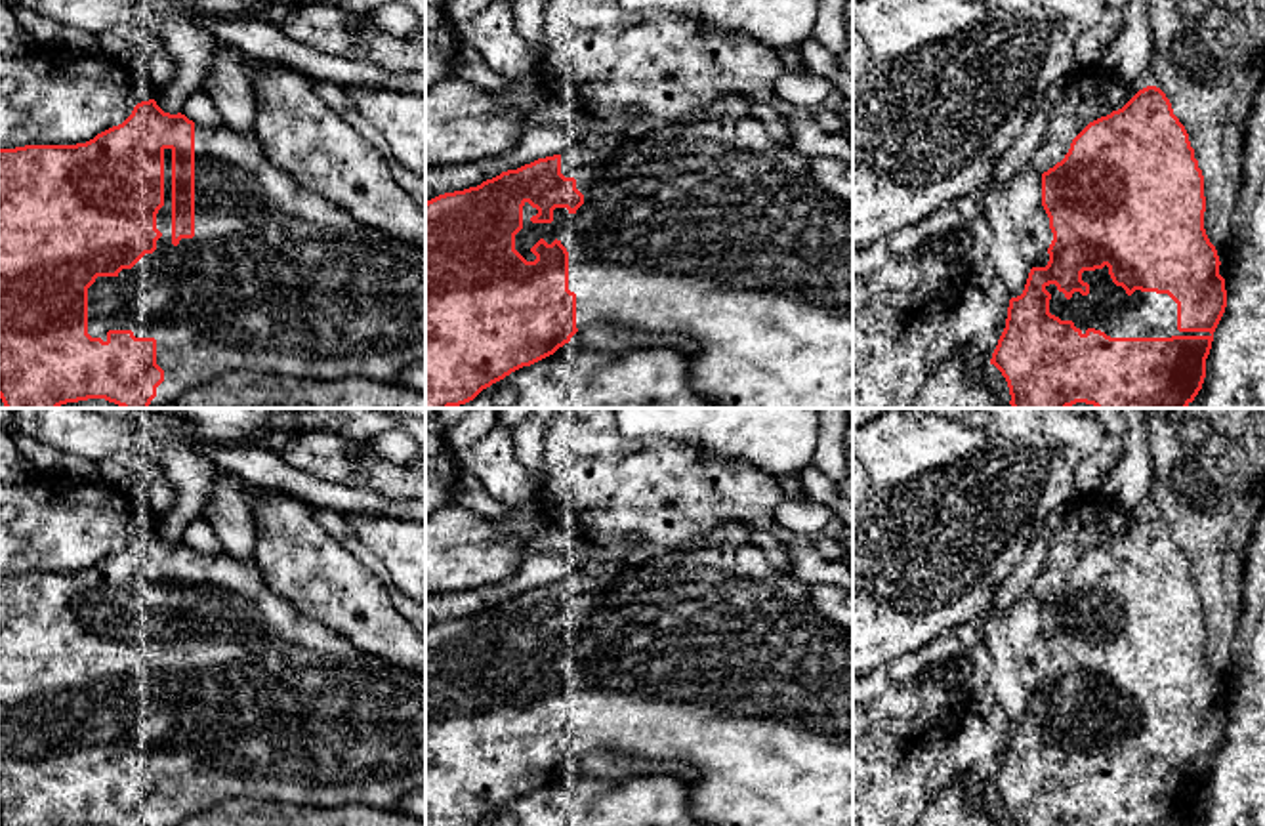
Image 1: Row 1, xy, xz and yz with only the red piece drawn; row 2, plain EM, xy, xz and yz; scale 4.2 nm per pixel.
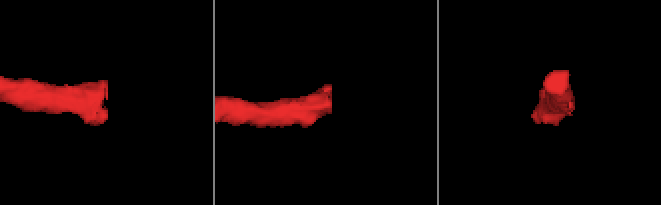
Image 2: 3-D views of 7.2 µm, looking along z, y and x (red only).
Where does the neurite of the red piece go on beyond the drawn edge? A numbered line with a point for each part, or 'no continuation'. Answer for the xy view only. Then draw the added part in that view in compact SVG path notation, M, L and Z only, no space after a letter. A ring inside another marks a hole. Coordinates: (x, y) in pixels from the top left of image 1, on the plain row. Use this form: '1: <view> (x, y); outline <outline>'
1: xy (277, 706); outline M195 551L195 664L177 673L172 671L172 576L164 576L164 633L156 656L162 664L153 681L116 704L97 704L88 715L92 765L107 769L109 757L132 757L135 765L156 767L164 809L155 826L179 826L233 797L399 809L408 794L425 788L425 677L366 654L303 616L269 588L256 561Z

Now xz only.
1: xz (710, 657); outline M719 544L714 547L702 547L695 551L683 549L653 549L651 557L643 563L628 565L626 568L611 574L611 576L593 576L586 574L584 570L572 570L561 580L561 601L565 605L576 607L576 616L584 622L584 631L570 641L567 635L553 637L551 650L532 650L530 645L538 641L529 630L523 633L523 656L515 662L515 677L527 687L534 689L536 683L530 675L544 666L551 671L555 666L567 675L569 679L569 717L576 721L576 755L582 757L588 752L611 748L622 750L626 754L633 754L645 759L674 759L683 761L698 771L698 778L689 784L691 801L695 815L700 820L710 822L712 826L853 826L853 631L840 628L819 614L815 609L809 584L798 580L792 572L778 572L775 570L765 551L756 544Z

